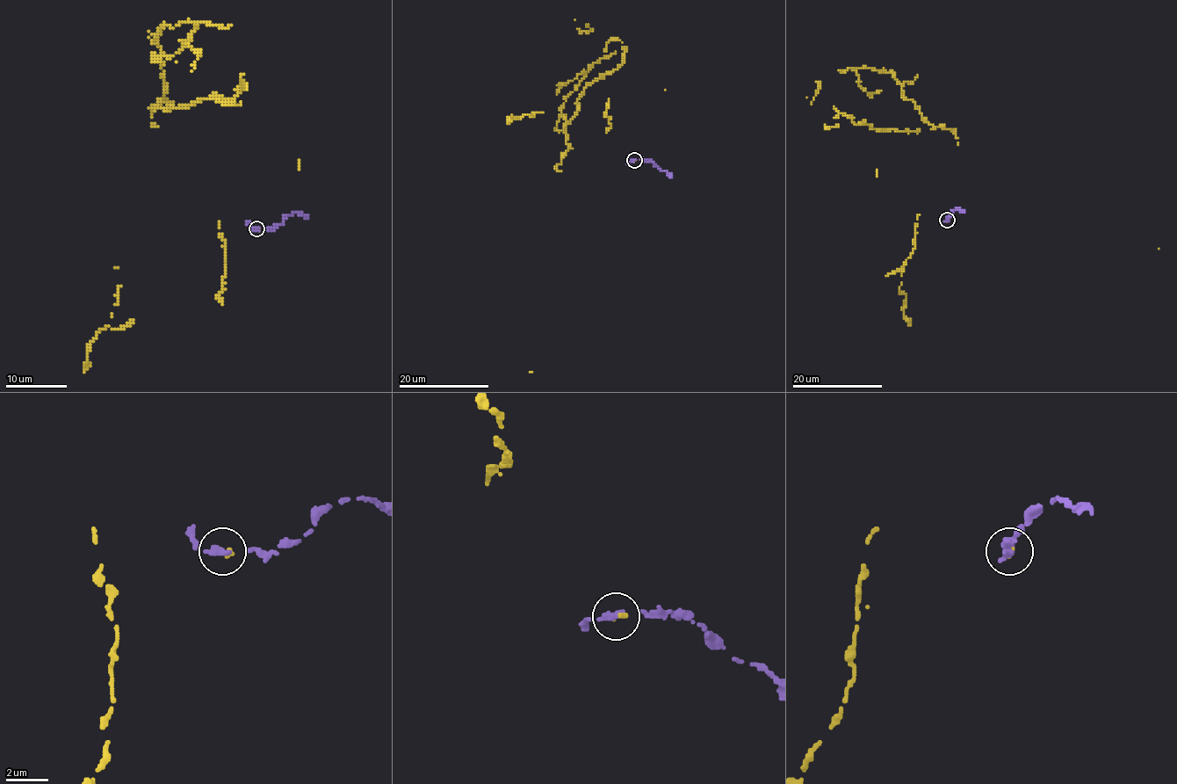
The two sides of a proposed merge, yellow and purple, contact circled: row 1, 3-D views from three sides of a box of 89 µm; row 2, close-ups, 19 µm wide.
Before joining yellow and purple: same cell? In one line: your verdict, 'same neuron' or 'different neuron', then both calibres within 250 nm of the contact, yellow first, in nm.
same neuron | 220/280 nm

